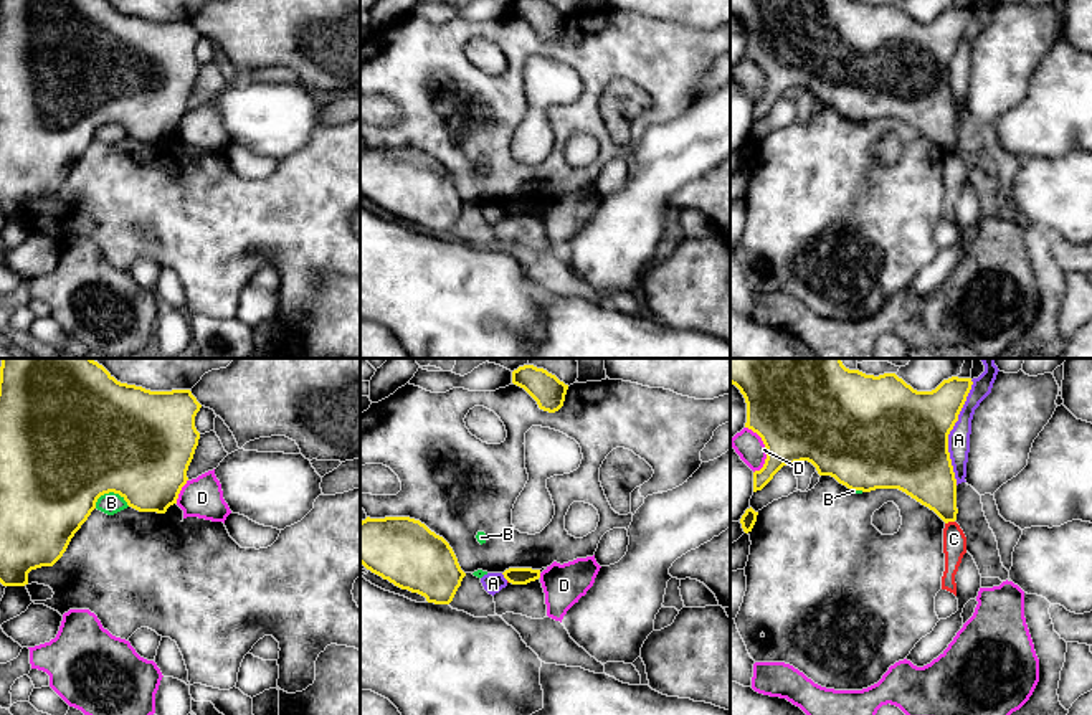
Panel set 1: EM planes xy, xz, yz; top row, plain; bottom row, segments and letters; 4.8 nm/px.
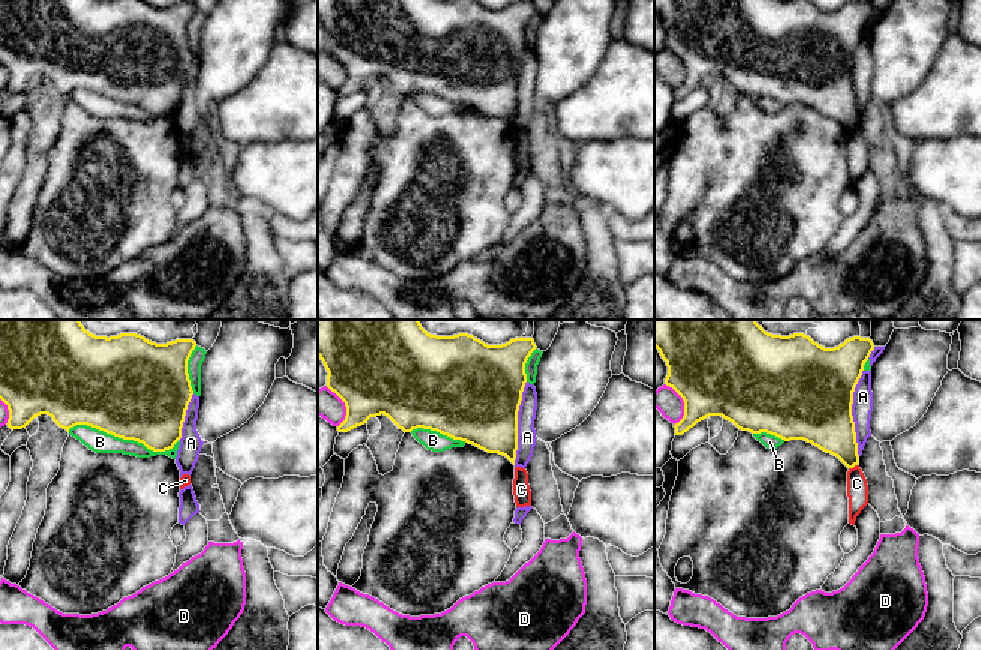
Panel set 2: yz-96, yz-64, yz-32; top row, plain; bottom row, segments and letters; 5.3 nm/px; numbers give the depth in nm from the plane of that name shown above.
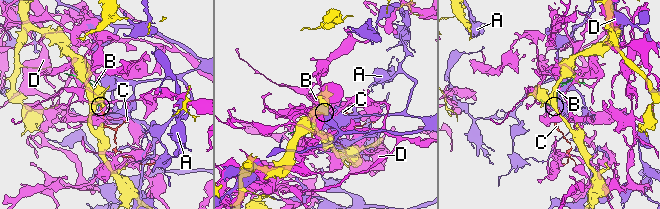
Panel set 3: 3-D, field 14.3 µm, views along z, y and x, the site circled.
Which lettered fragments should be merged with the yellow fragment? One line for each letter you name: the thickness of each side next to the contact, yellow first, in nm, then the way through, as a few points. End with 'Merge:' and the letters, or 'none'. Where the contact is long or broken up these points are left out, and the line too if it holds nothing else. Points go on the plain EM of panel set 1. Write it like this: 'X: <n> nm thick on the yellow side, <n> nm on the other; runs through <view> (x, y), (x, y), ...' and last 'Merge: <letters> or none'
Merge: none

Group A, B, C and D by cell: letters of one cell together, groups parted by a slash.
A / B / C / D

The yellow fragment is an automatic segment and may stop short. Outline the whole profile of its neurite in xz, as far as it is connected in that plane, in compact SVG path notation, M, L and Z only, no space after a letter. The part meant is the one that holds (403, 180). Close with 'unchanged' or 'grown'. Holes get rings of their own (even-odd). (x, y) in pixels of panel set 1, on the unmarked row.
M410 147L362 150L360 193L434 234L449 234L466 206L449 173Z; unchanged

